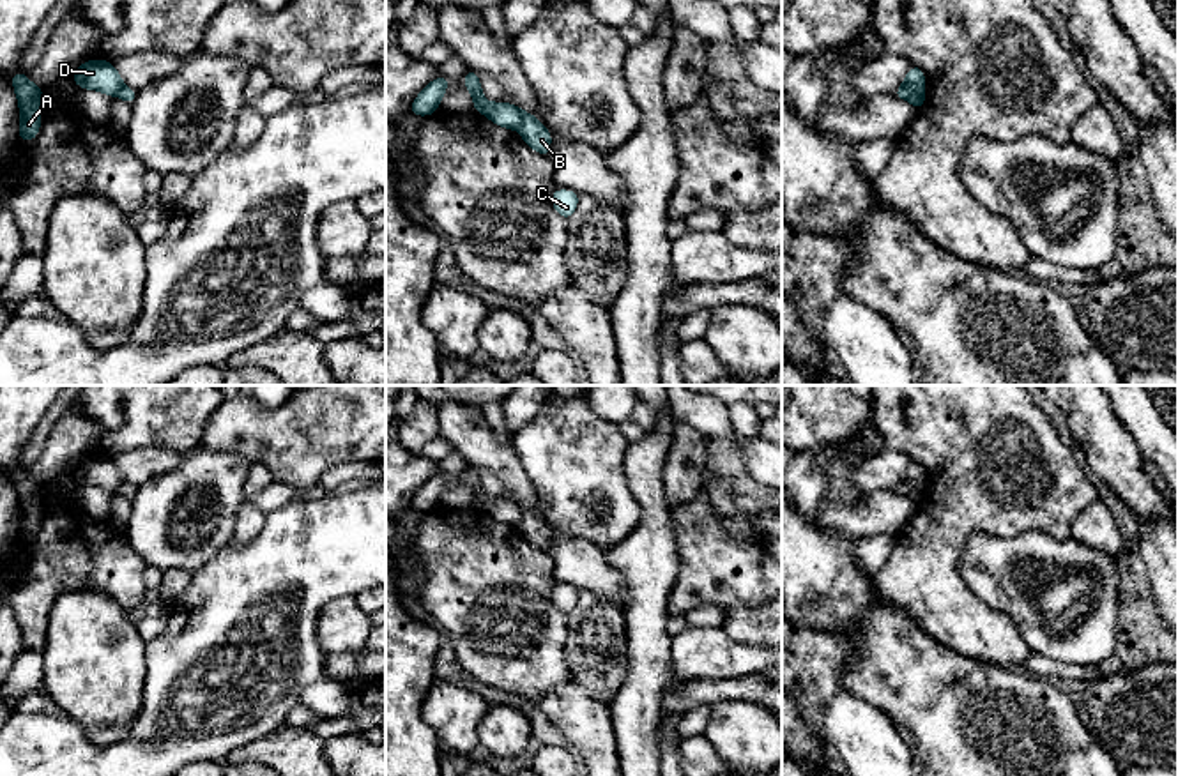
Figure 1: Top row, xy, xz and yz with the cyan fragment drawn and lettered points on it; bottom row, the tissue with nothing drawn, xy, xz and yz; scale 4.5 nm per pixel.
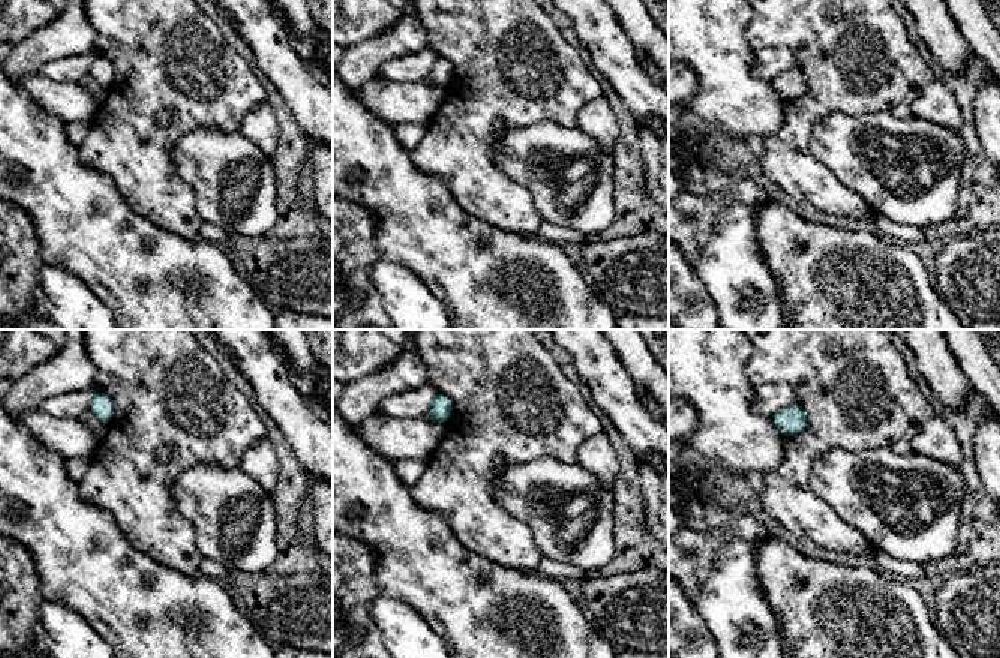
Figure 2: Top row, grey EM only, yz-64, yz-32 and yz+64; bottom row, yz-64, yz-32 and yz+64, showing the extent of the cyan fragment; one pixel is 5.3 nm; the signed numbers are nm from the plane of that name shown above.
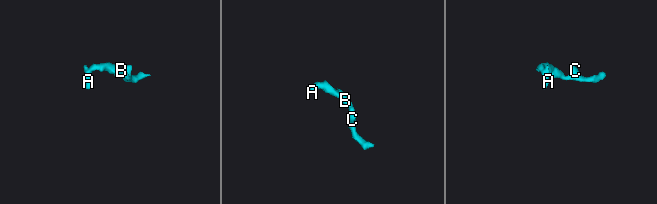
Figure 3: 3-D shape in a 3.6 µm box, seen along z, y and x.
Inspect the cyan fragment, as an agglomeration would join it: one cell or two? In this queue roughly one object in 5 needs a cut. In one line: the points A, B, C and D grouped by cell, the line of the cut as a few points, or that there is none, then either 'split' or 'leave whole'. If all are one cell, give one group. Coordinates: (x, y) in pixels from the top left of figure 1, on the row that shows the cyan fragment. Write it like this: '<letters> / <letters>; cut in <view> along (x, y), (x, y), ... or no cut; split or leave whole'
A B C D; no cut; leave whole

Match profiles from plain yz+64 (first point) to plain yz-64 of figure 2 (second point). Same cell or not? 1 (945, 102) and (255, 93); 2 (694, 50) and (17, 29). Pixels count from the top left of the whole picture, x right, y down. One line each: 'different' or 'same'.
1: different
2: same

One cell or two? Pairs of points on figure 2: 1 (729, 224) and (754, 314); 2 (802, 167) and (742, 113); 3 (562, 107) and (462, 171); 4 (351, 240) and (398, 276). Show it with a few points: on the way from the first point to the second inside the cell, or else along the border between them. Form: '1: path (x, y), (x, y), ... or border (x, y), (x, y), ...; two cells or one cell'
1: path (732, 246), (732, 269), (744, 291); one cell
2: border (787, 105), (783, 125), (774, 134), (763, 138); two cells
3: path (531, 107), (498, 107), (465, 140); one cell
4: border (380, 257), (371, 272), (371, 287); two cells

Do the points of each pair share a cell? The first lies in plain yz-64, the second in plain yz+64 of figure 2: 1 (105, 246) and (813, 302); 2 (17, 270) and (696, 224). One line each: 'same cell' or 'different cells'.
1: same cell
2: same cell

